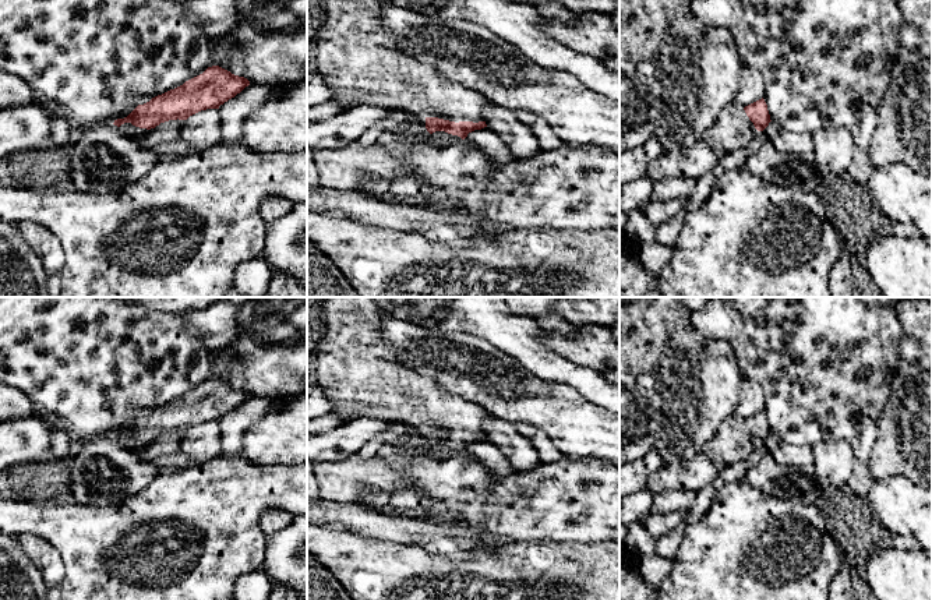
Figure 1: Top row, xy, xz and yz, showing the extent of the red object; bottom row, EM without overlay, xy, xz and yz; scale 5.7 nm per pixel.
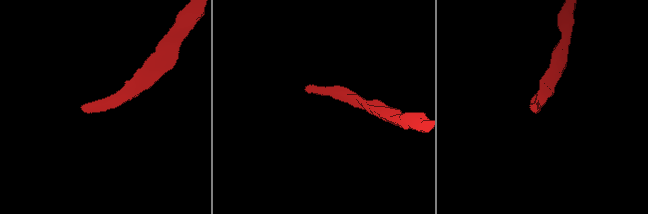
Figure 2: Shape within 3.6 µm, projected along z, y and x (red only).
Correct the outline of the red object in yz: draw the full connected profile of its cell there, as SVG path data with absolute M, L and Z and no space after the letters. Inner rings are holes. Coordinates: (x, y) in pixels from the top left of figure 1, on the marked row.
M763 98L745 107L730 103L723 109L717 121L705 131L702 140L719 151L732 152L749 145L770 121Z

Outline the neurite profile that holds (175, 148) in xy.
M180 138L159 145L153 149L153 152L158 156L186 156L193 153L191 149Z

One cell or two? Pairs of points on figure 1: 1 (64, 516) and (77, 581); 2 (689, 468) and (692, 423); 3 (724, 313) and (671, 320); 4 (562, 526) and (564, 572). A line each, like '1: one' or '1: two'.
1: one
2: two
3: two
4: two

